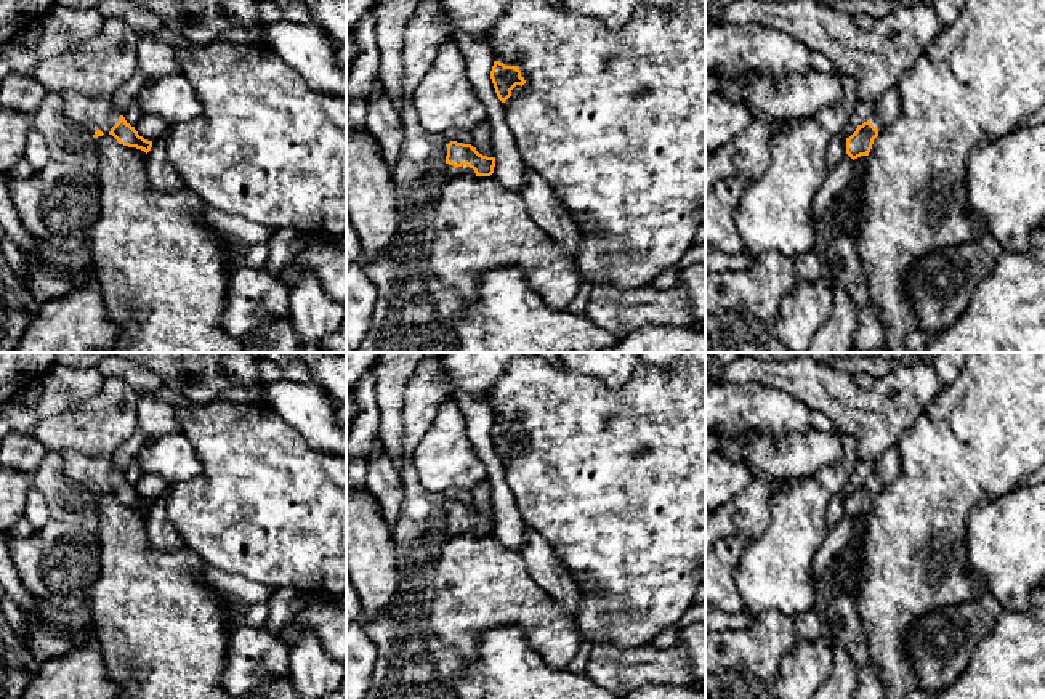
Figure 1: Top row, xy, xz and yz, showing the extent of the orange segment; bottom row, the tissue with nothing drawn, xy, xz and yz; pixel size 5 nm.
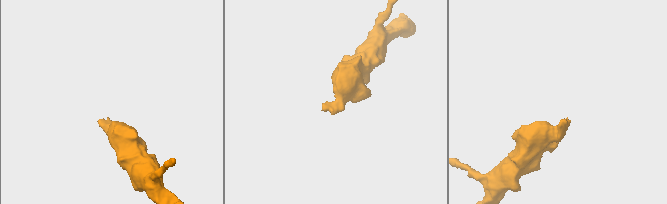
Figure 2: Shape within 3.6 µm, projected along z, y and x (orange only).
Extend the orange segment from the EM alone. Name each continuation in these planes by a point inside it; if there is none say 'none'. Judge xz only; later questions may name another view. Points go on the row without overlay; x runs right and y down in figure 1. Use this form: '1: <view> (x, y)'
1: xz (449, 529)

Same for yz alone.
1: yz (887, 468)

